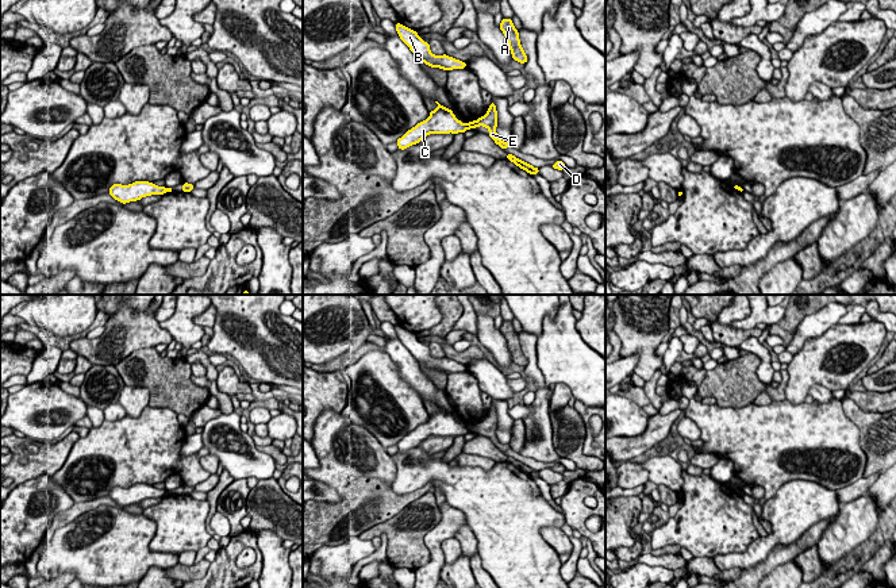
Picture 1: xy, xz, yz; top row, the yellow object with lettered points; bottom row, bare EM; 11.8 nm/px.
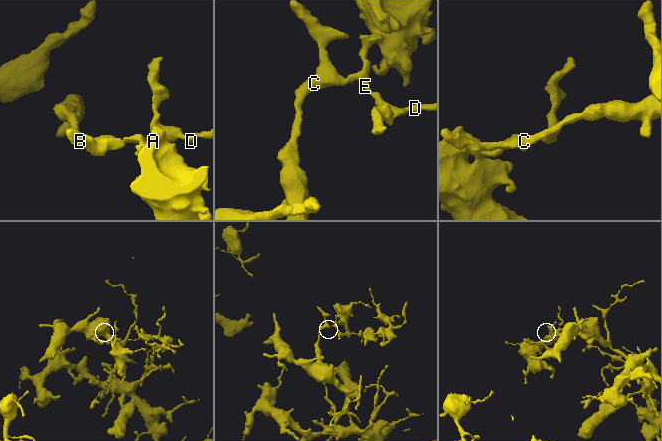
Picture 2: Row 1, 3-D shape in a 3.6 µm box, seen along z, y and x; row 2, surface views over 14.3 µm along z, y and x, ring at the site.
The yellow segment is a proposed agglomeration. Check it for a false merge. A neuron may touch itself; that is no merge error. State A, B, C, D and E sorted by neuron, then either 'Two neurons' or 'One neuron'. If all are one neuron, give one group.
Groups: A D E / B C. Two neurons

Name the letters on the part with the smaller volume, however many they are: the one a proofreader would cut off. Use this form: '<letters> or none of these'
A, D, E

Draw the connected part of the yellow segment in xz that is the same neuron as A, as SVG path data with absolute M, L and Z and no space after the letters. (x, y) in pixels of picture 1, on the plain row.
M503 320L503 323L500 326L500 333L503 334L503 337L507 341L508 350L509 350L511 357L512 357L512 362L515 362L520 366L526 366L528 361L522 351L519 335L514 328L512 322Z

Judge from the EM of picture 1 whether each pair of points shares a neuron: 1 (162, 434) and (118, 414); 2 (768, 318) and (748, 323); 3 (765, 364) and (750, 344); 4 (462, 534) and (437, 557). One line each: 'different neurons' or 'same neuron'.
1: different neurons
2: same neuron
3: same neuron
4: different neurons

